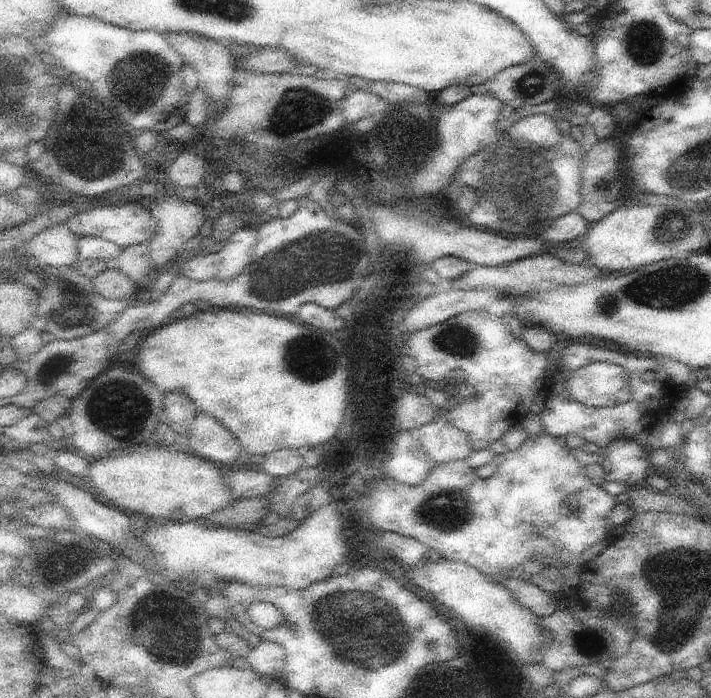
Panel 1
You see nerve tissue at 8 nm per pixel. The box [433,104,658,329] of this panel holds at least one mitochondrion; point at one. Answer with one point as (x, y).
(520, 187)

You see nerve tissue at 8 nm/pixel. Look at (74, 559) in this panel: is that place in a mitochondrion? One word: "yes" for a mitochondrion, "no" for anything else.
yes

